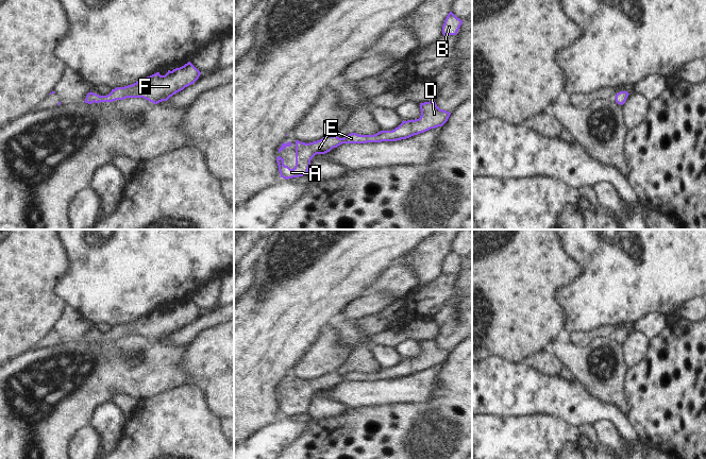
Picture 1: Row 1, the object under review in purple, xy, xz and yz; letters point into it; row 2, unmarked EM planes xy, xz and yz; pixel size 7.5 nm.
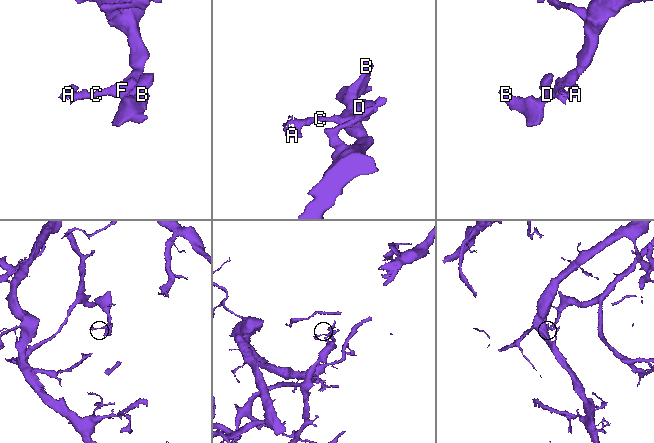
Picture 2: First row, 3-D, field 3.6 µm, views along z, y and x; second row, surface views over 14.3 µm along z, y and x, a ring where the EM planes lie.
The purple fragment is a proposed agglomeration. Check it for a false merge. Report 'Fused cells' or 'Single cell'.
Single cell.

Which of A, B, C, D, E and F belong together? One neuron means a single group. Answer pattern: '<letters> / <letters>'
A B C D E F

